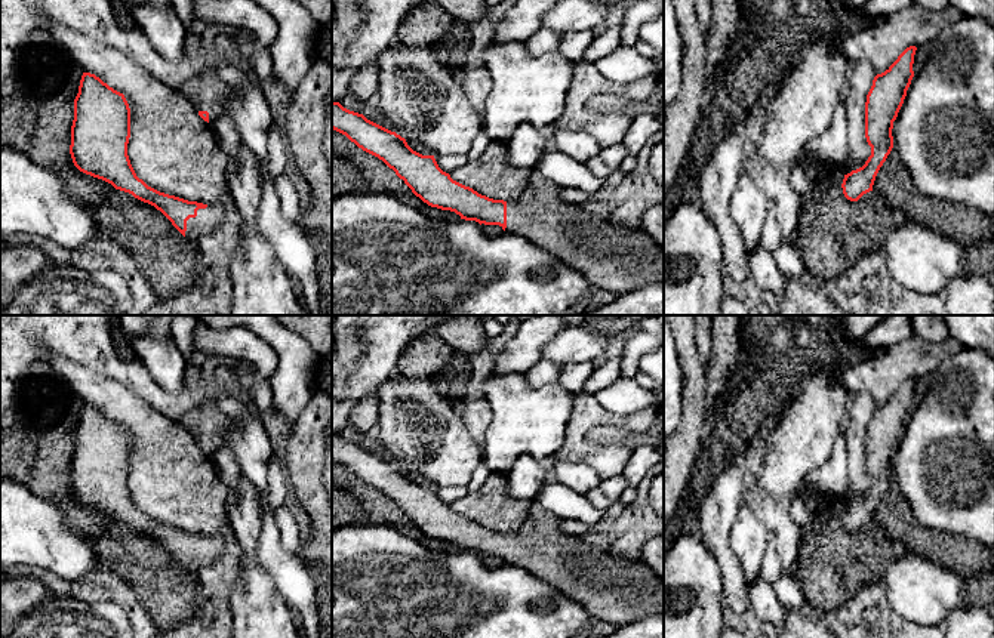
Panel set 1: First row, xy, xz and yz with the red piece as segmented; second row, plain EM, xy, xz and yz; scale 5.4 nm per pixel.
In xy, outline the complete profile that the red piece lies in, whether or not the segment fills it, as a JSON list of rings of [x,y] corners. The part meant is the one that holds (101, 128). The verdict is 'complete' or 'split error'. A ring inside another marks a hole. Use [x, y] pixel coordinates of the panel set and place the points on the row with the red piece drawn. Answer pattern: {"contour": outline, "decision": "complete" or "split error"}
{"contour": [[[83,73],[74,99],[70,154],[74,166],[116,189],[154,206],[188,240],[213,231],[224,219],[219,203],[207,206],[160,192],[139,179],[127,155],[130,108],[123,93]]], "decision": "split error"}

